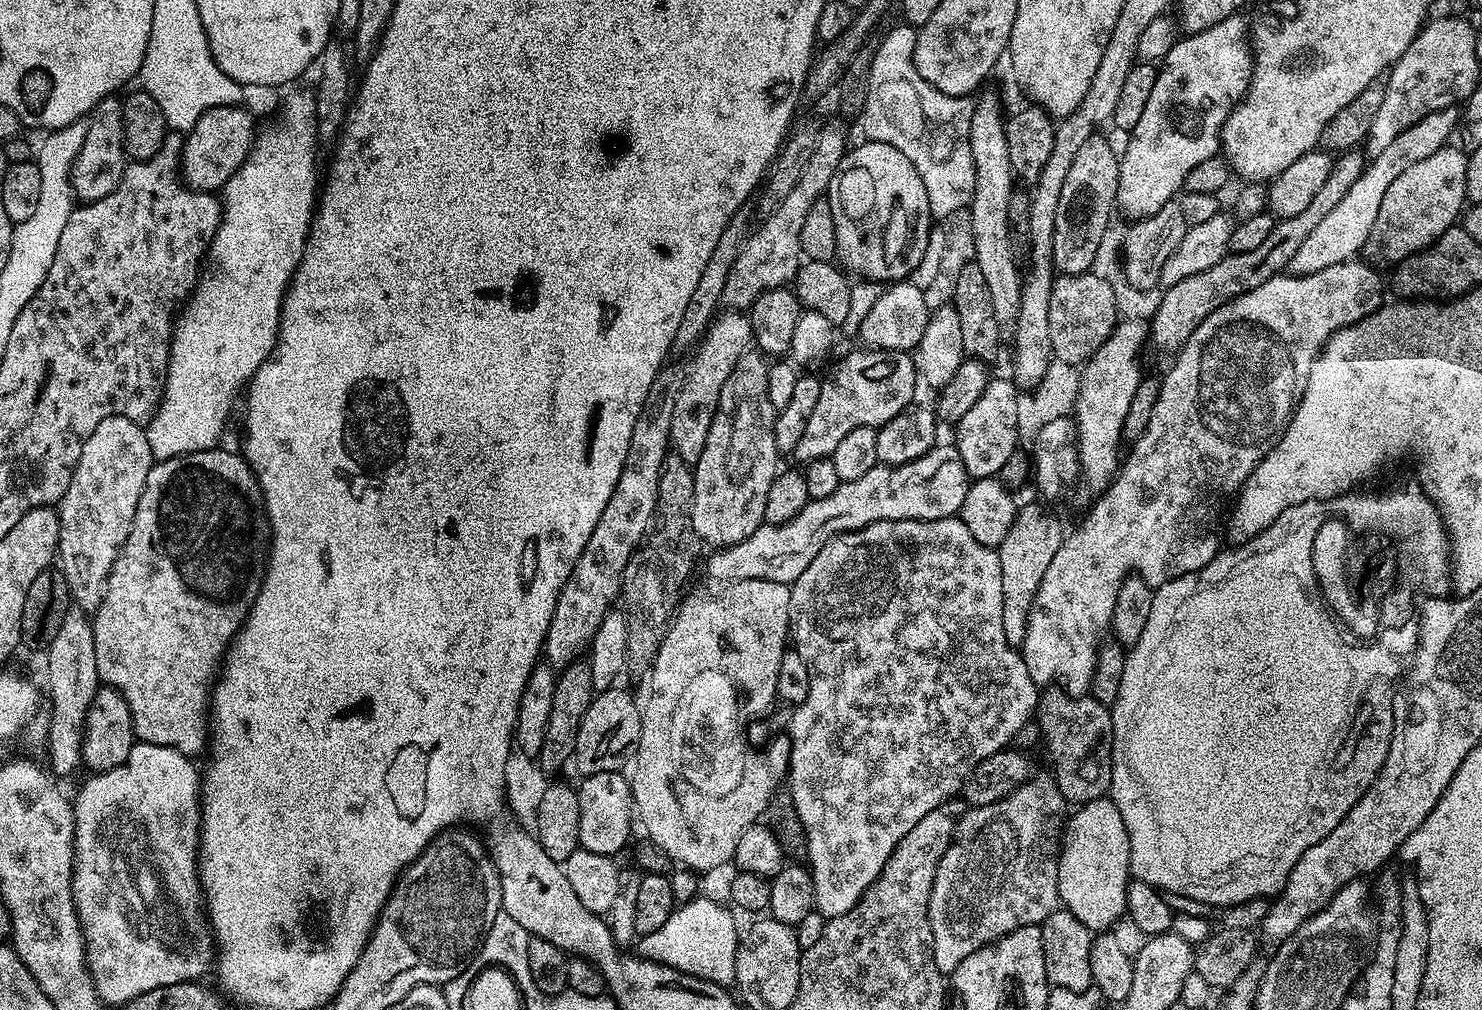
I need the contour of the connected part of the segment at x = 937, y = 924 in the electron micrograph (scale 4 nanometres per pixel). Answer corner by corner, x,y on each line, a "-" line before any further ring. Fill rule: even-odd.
1051,775
1039,776
1027,780
1018,790
990,806
969,807
968,813
956,820
956,831
952,833
946,854
942,854
930,892
932,953
942,974
951,974
958,962
1022,926
1043,925
1045,918
1057,911
1060,846
1070,805

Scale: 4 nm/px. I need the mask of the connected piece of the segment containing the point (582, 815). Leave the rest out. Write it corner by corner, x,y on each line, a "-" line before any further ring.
623,771
603,772
593,776
584,776
578,784
578,834
580,848
593,851
594,854
615,857
628,844
628,835
634,824
634,805
632,786
629,777

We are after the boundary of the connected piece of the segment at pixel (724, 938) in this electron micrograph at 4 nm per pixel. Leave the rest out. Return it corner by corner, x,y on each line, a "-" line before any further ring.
703,895
679,905
670,918
666,918
665,924
658,926
658,930
639,937
639,955
715,984
735,985
738,929
735,915
726,909
723,903
708,900

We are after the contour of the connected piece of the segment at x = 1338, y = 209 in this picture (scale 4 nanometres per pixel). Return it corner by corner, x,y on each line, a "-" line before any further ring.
1459,107
1444,108
1440,112
1426,114
1414,126
1410,126
1382,154
1371,157
1365,165
1364,172
1346,190
1346,198
1318,222
1318,227
1302,242
1301,248
1294,253
1290,268
1297,276
1314,274
1318,270
1326,270
1326,266
1338,266
1347,260
1353,260
1364,252
1364,243
1370,238
1374,230
1374,222
1378,222
1378,209
1382,207
1382,197
1386,195
1386,190
1390,190
1390,185
1403,174
1410,170
1410,166
1423,162
1425,158
1430,158
1430,154
1438,154
1453,139
1457,133
1456,123
1462,120
1462,112

